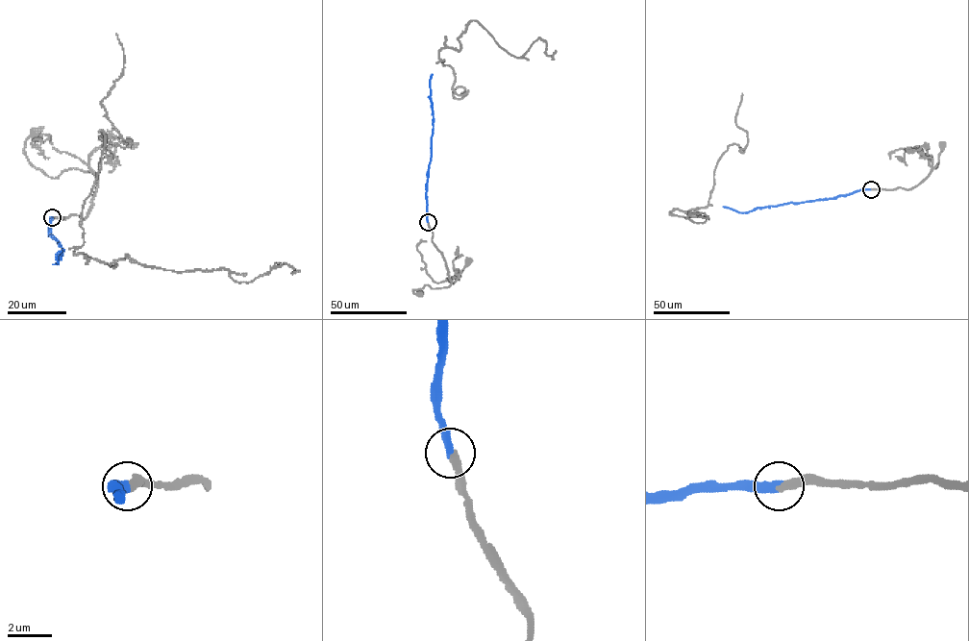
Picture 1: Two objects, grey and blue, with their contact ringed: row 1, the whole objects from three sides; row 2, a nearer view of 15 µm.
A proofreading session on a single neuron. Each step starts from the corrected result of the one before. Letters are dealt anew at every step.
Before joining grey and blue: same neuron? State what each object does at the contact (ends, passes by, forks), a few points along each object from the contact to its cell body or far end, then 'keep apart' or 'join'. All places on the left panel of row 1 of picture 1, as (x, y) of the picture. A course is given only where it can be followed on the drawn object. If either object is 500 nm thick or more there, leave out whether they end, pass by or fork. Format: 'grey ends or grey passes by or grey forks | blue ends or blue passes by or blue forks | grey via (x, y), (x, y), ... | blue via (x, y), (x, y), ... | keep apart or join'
grey ends | blue ends | grey via (52, 218), (85, 218), (97, 178), (74, 168), (54, 178), (37, 169), (25, 151), (25, 141), (35, 134) | blue via (52, 218), (50, 233), (63, 250), (58, 263), (60, 251) | join

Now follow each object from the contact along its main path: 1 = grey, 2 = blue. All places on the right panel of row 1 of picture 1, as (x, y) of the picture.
1: (871, 189), (916, 186), (937, 163), (937, 166), (933, 168), (942, 145)
2: (871, 189), (830, 198), (756, 208), (746, 212), (723, 207)

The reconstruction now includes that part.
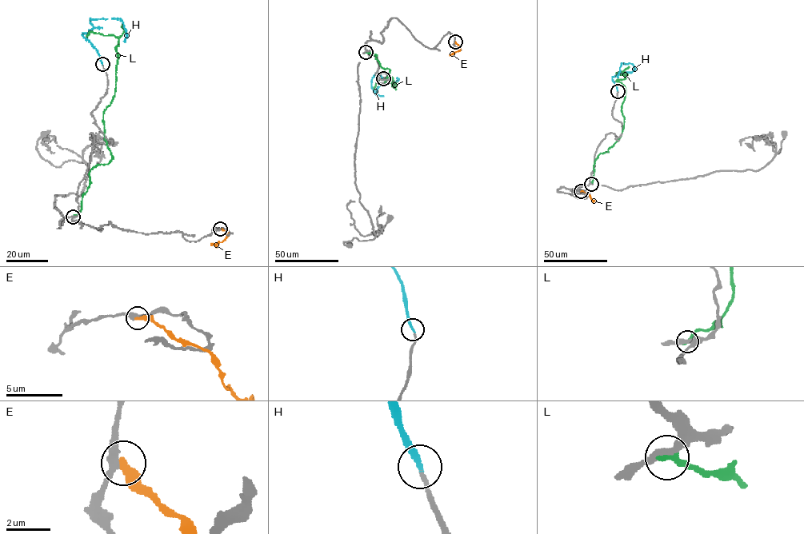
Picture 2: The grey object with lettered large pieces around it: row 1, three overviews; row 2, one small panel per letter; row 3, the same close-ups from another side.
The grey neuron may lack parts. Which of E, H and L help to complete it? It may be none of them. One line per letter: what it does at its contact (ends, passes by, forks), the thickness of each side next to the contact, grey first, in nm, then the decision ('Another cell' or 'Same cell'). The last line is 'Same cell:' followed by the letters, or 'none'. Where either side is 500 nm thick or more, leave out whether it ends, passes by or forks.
E: It ends there. Thickness 320 nm (grey) against 380 nm. Another cell
H: It ends there. Thickness 150 nm (grey) against 260 nm. Same cell
L: It ends there. Thickness 340 nm (grey) against 300 nm. Another cell
Same cell: H

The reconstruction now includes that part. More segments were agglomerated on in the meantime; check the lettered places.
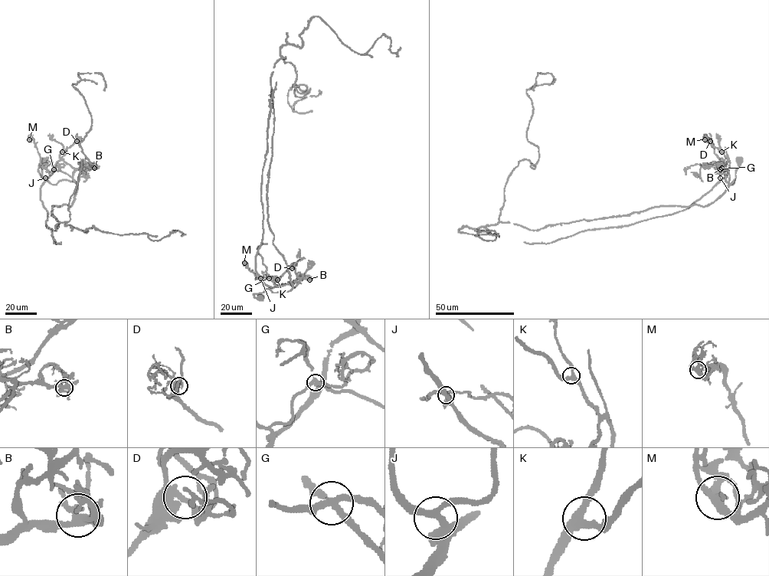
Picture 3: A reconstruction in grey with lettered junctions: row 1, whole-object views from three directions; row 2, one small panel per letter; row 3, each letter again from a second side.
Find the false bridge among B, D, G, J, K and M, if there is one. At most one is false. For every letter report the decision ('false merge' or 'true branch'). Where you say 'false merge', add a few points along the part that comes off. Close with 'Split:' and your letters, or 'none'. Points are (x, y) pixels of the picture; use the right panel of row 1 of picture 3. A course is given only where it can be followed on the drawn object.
B: true branch
D: true branch
G: false merge | (720, 169), (720, 180), (682, 211), (630, 224), (584, 230), (547, 243), (524, 241)
J: true branch
K: true branch
M: true branch
Split: G

